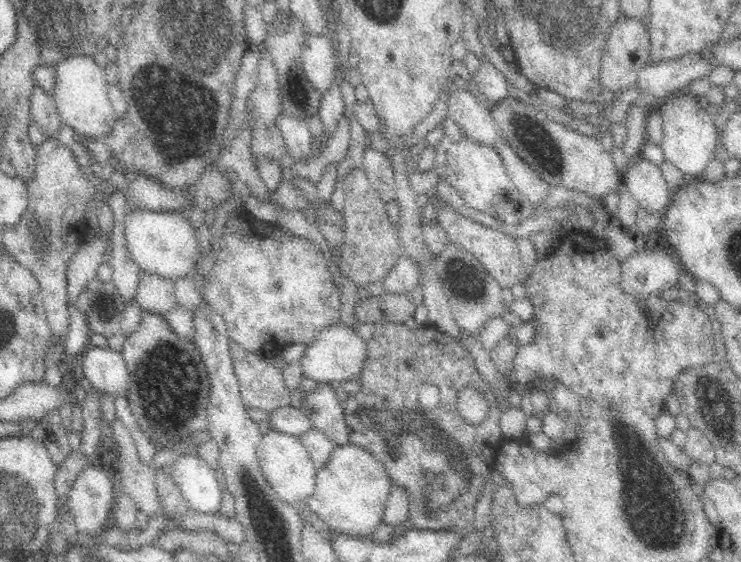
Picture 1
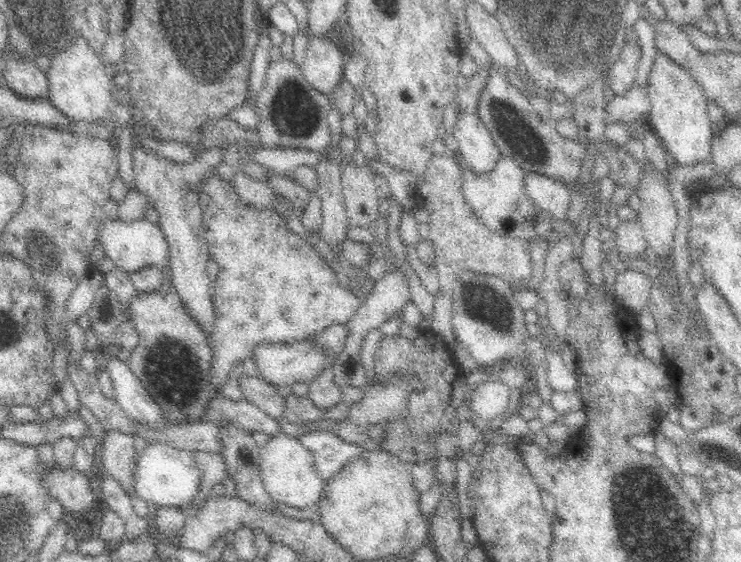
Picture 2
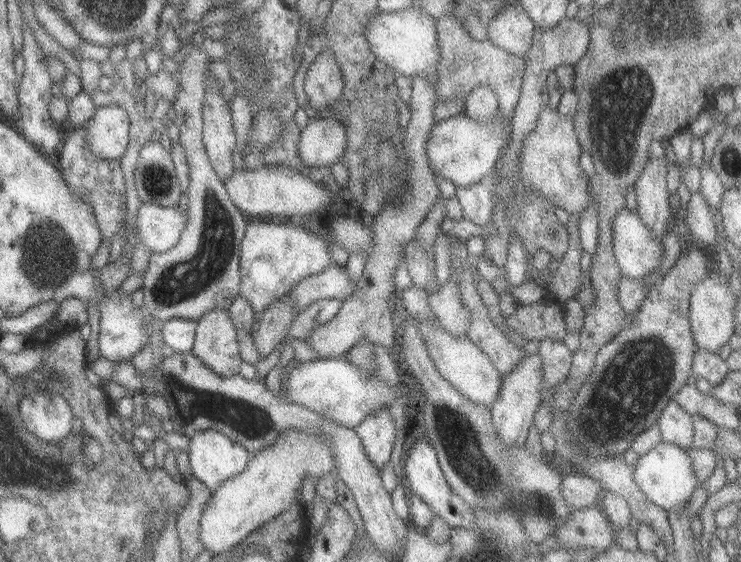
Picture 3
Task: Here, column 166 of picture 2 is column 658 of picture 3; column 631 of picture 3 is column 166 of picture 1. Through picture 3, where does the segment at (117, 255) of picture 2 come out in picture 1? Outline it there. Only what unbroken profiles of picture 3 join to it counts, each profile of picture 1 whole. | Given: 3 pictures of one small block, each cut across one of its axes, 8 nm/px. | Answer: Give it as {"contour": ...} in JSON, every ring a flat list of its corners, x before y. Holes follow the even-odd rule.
{"contour":[[136,209,128,212,124,221,125,247,140,271,156,274,176,282,193,276,192,268,196,254,195,230,177,212,152,212]]}

